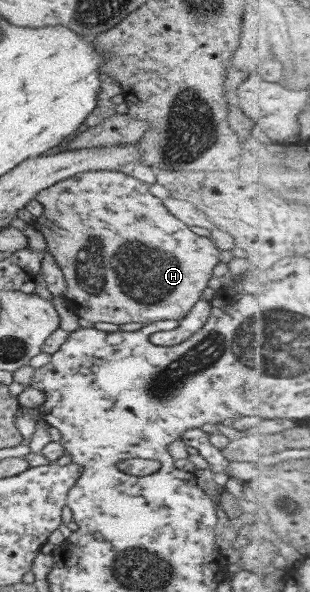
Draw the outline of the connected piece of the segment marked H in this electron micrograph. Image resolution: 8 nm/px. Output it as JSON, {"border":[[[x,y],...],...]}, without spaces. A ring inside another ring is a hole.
{"border":[[[89,171],[59,181],[51,188],[43,189],[34,198],[44,207],[34,226],[43,234],[46,249],[61,268],[67,284],[67,306],[79,318],[91,323],[105,322],[115,325],[179,321],[189,314],[207,289],[213,268],[219,263],[221,249],[210,238],[195,235],[189,227],[170,215],[162,200],[151,195],[148,186],[124,172]],[[67,203],[77,209],[83,231],[67,231]]]}

